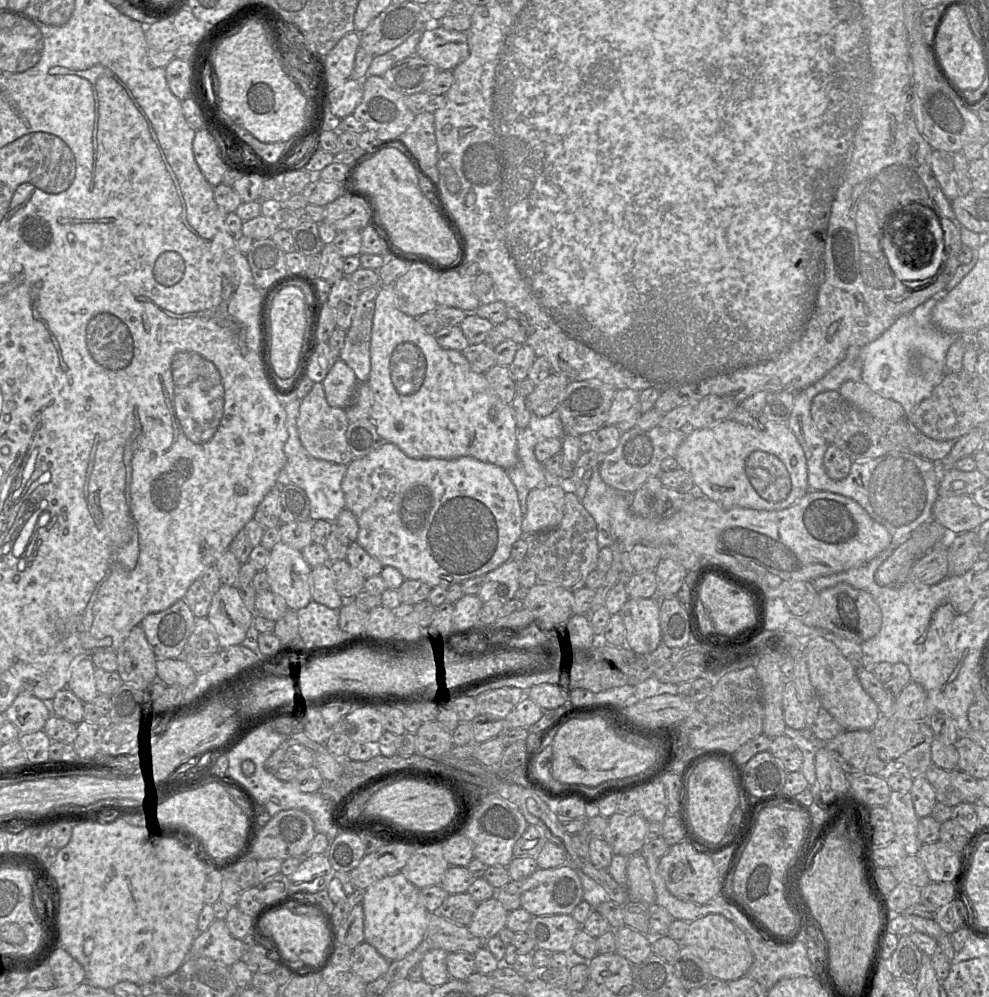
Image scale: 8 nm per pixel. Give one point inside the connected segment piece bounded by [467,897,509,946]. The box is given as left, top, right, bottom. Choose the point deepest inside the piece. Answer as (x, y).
(490, 917)

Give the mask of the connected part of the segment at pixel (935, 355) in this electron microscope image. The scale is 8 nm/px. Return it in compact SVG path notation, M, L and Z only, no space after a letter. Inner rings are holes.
M932 297L917 306L913 311L899 317L894 324L882 333L876 340L860 348L859 357L862 361L861 381L872 391L882 397L898 402L905 412L905 418L920 404L922 400L931 395L932 390L941 382L945 375L944 360L946 353L957 336L937 328L931 321L931 313L937 298ZM888 366L890 373L887 379L882 380L881 368Z

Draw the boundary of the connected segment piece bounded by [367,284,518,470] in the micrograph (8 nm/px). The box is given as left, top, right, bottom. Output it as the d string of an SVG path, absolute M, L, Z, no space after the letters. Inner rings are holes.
M379 285L375 300L370 341L370 375L367 383L373 393L370 419L382 442L395 444L412 458L456 459L473 457L505 470L518 463L517 425L511 405L504 404L486 381L472 370L462 352L441 347L427 334L415 317L402 312L394 285Z

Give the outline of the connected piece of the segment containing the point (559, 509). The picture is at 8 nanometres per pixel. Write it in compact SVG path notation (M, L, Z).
M559 485L530 491L527 497L527 512L522 522L523 535L557 527L564 515L565 496L565 490Z

